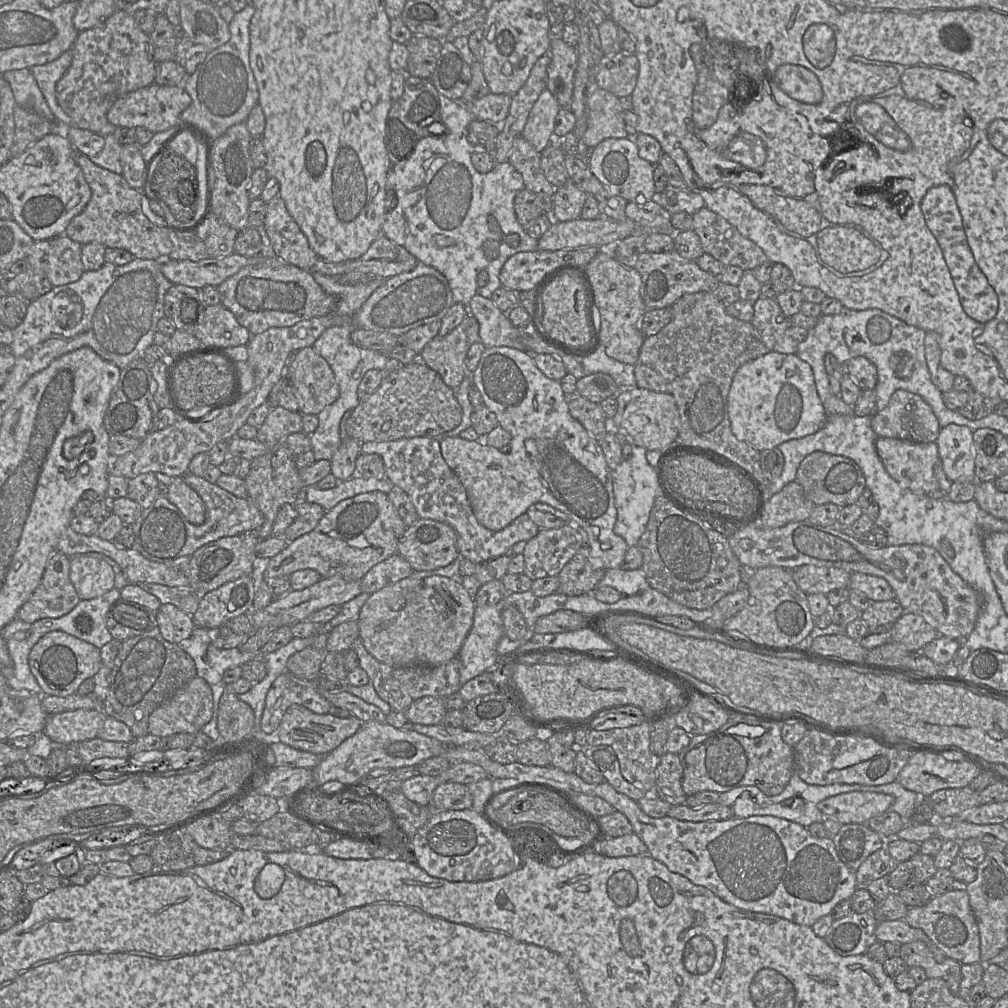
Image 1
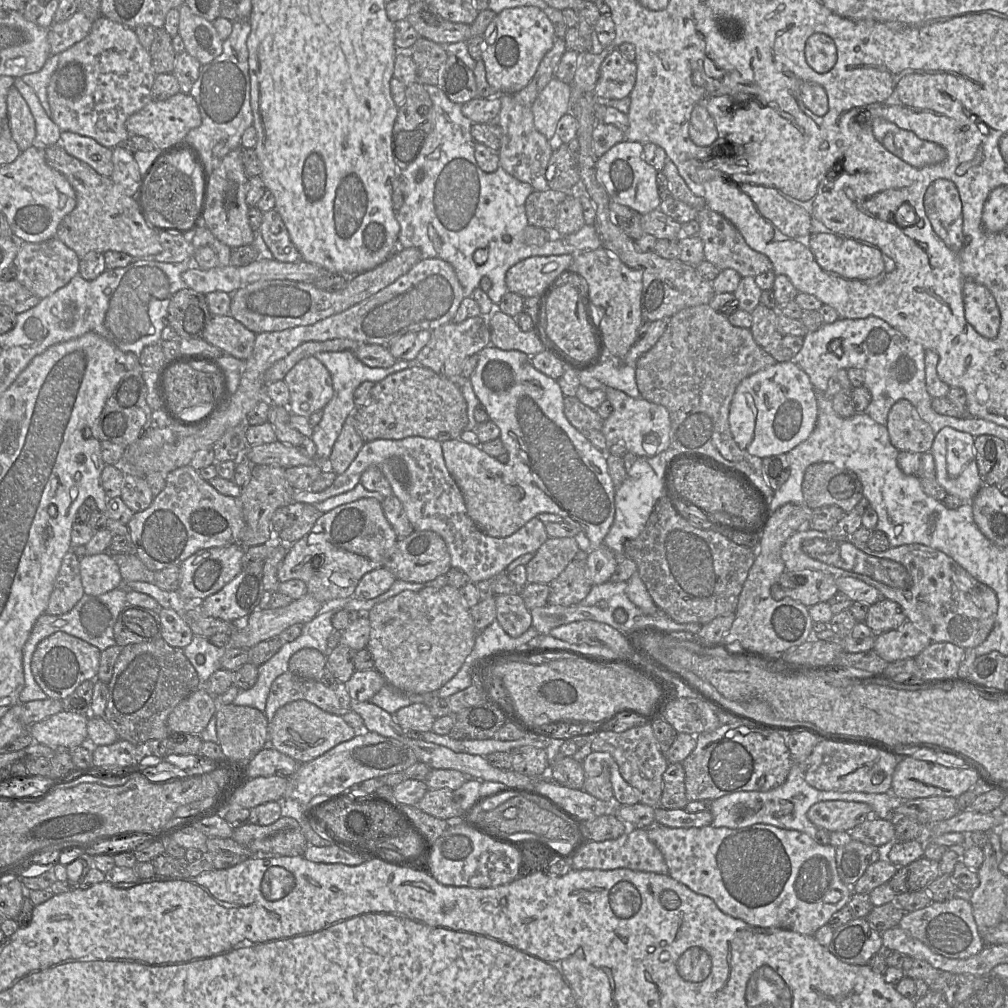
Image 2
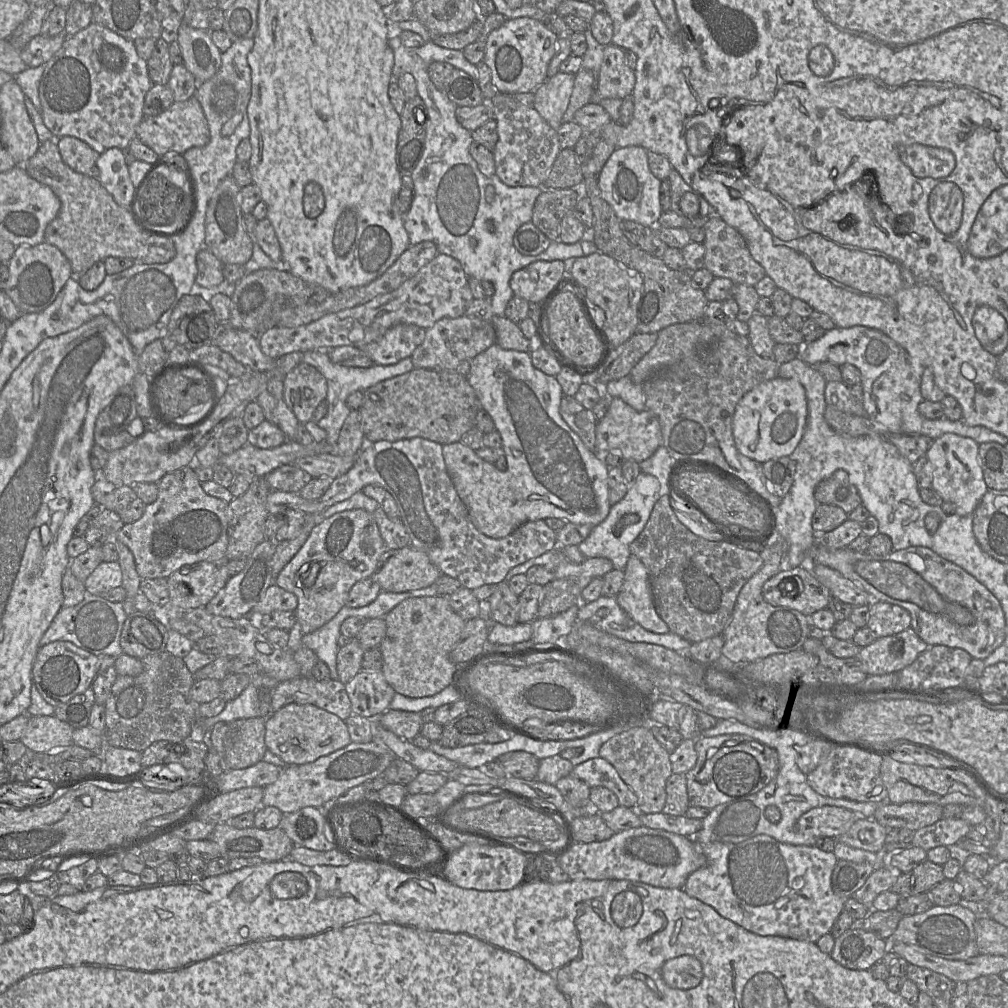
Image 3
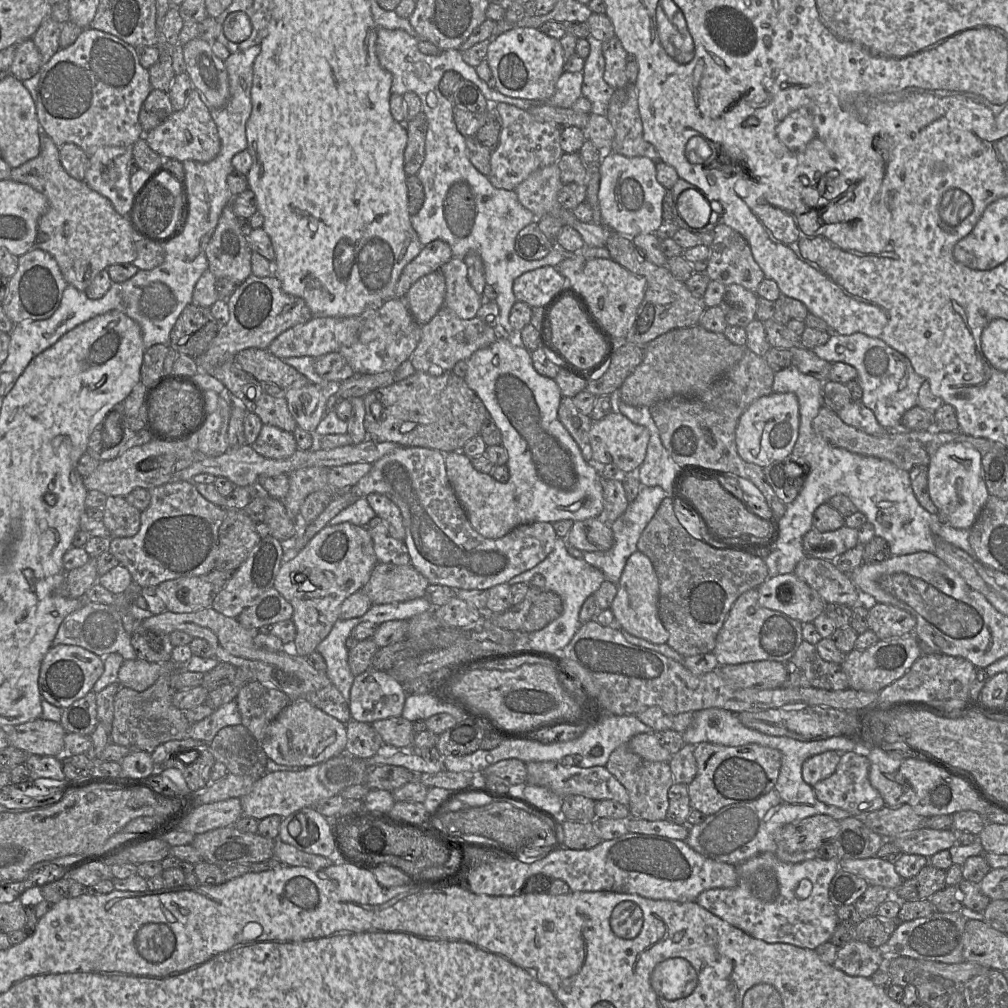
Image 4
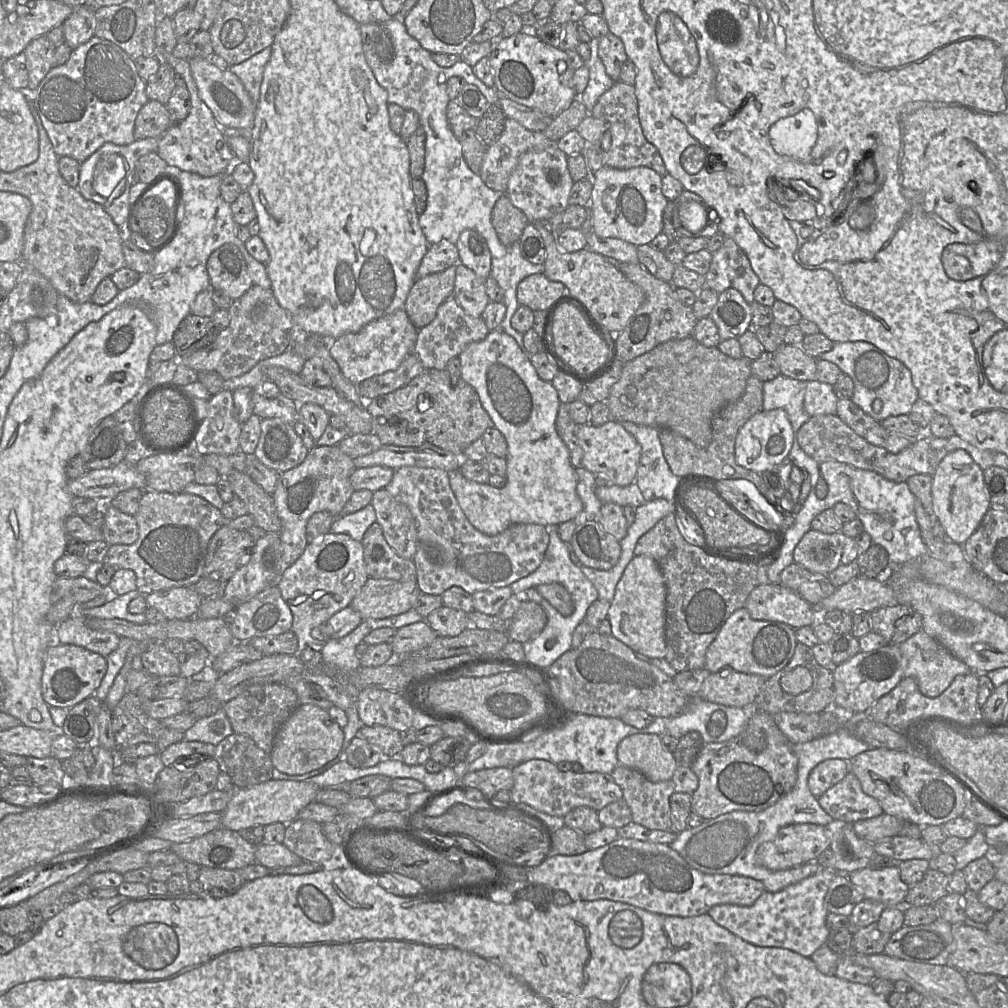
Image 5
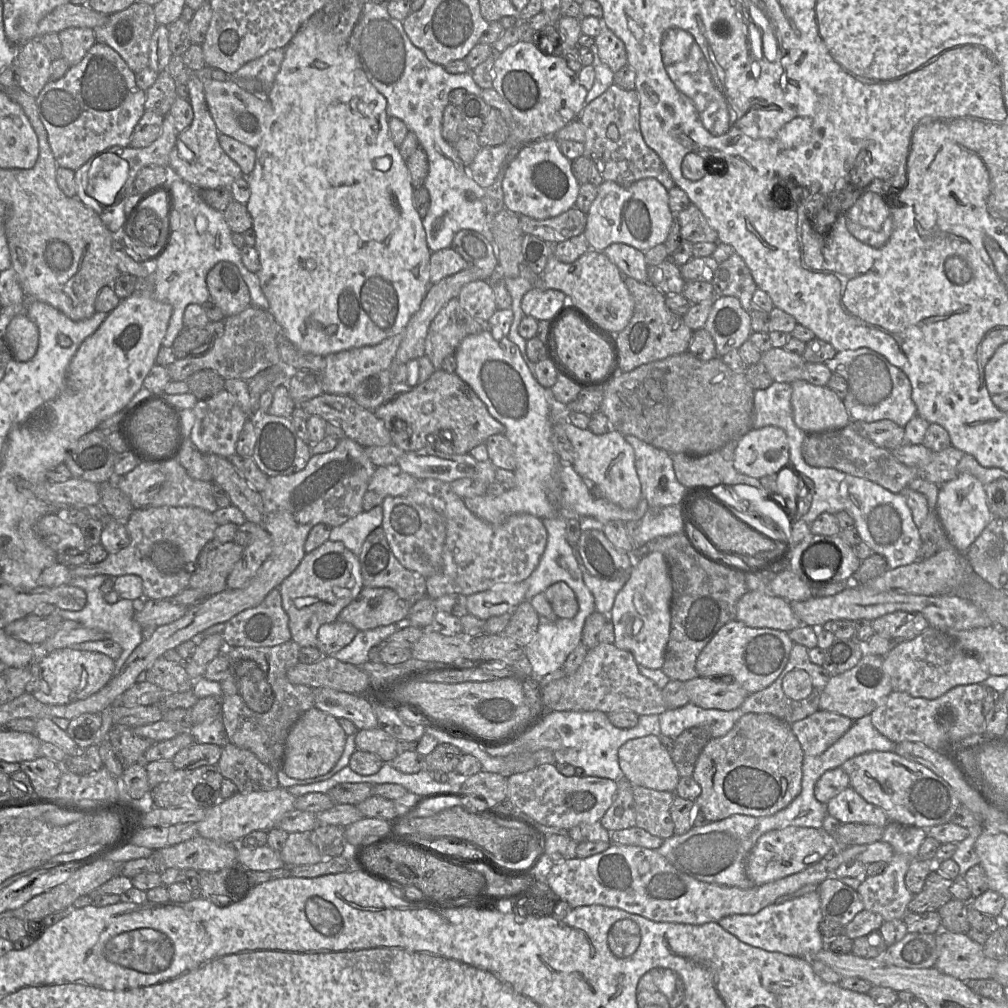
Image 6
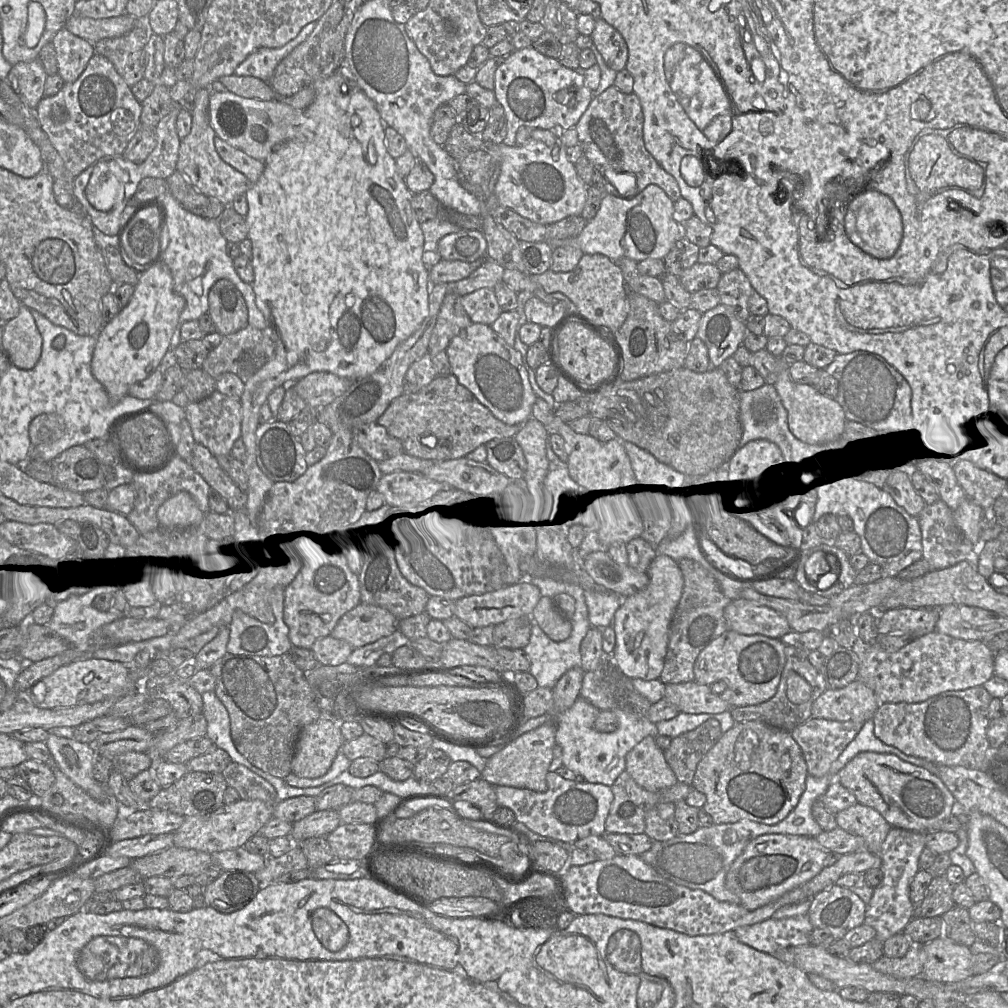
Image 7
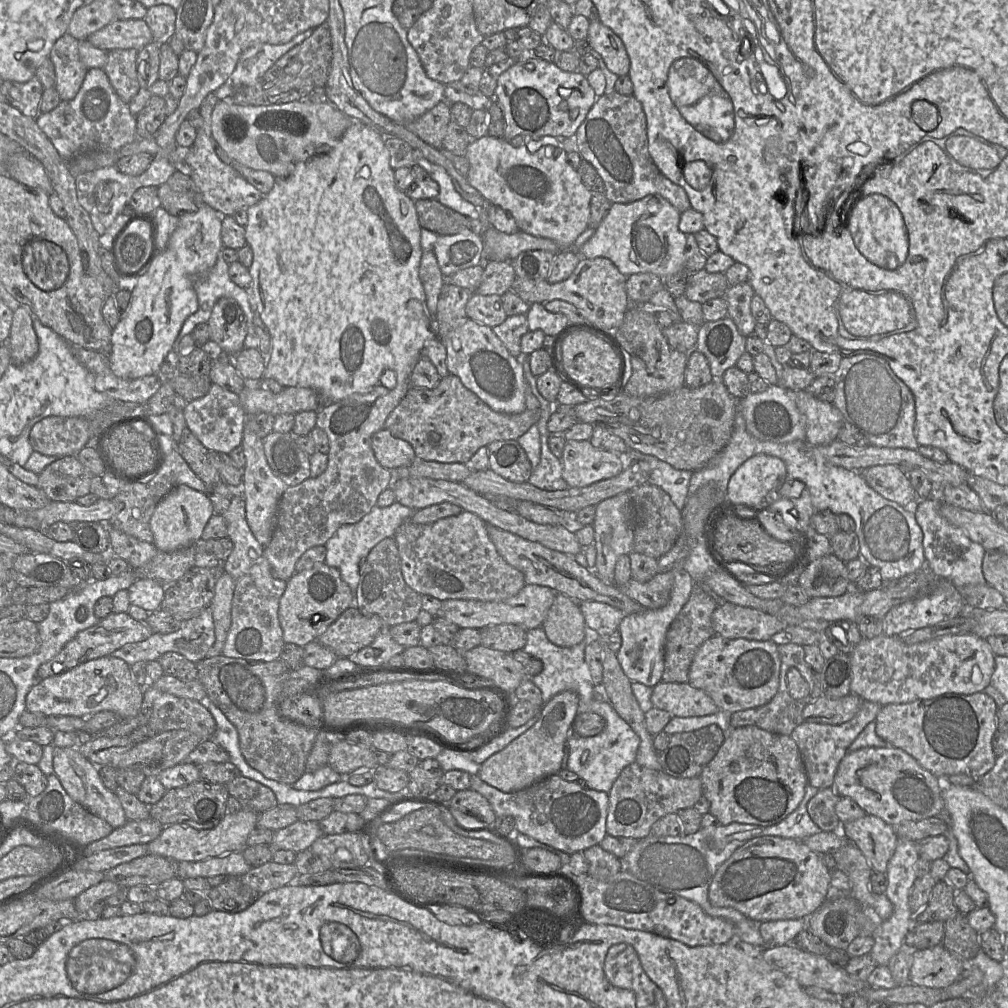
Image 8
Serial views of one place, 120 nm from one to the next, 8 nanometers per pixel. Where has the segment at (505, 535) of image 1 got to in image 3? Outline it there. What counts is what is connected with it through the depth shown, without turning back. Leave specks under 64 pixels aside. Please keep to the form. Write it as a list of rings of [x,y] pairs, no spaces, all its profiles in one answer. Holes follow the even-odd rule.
[[[420,437],[366,443],[352,468],[335,478],[319,499],[307,500],[299,493],[271,491],[266,507],[269,515],[283,515],[288,509],[318,514],[362,491],[367,485],[381,486],[392,495],[410,536],[410,545],[426,553],[442,574],[459,580],[463,587],[471,590],[484,584],[502,582],[511,568],[550,551],[556,544],[556,532],[544,520],[525,522],[506,537],[498,539],[479,532],[447,473],[443,445]]]

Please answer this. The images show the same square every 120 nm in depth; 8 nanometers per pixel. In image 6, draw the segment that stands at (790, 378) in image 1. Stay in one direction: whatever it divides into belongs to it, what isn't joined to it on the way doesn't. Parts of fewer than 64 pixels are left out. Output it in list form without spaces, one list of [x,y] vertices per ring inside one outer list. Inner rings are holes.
[[[777,426],[751,428],[737,442],[734,467],[744,475],[760,479],[790,466],[787,435]]]

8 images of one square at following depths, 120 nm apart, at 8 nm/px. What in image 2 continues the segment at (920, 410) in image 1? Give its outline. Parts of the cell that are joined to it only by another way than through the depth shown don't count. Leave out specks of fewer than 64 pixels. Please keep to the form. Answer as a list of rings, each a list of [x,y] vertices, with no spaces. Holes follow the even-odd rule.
[[[906,399],[893,404],[888,413],[886,428],[892,445],[899,451],[930,452],[936,435]]]

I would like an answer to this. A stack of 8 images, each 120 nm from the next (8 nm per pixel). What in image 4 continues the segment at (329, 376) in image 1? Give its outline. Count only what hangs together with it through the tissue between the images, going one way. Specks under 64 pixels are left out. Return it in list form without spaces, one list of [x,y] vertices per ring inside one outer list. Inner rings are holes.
[[[309,382],[302,387],[285,390],[284,398],[297,426],[315,434],[326,411],[326,397],[322,390]]]

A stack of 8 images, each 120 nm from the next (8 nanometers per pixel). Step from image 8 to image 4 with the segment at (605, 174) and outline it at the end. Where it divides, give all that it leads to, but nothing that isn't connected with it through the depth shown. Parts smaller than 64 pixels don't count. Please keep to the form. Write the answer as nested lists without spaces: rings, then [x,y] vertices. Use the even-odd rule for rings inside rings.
[[[628,83],[614,91],[606,117],[615,131],[612,152],[626,157],[647,157],[654,162],[659,160],[655,147],[643,138],[643,126],[634,84]]]

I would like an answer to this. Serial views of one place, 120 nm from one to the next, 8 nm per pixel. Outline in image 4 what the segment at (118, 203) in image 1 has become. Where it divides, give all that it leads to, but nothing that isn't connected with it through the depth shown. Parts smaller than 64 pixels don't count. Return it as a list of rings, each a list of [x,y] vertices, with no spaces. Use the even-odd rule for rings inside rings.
[[[40,126],[40,152],[38,156],[35,158],[25,162],[24,164],[18,166],[17,168],[12,168],[9,179],[27,184],[33,187],[35,190],[44,194],[48,200],[48,209],[47,211],[39,218],[38,227],[37,227],[37,235],[35,239],[34,247],[42,249],[48,252],[58,263],[59,268],[62,272],[64,279],[66,280],[68,285],[72,285],[80,291],[85,291],[86,288],[91,284],[95,276],[102,270],[107,269],[109,266],[113,264],[125,264],[132,263],[136,259],[136,250],[134,245],[134,230],[127,218],[127,216],[120,215],[109,199],[102,196],[98,192],[91,189],[84,180],[76,180],[71,177],[63,168],[60,158],[59,158],[59,147],[53,142],[53,140],[45,133],[43,128]]]

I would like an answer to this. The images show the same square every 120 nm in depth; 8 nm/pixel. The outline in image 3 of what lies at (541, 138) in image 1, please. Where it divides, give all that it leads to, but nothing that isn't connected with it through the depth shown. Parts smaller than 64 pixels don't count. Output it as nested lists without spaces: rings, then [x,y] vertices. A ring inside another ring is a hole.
[[[558,72],[534,91],[534,109],[554,130],[563,124],[574,81],[575,75]]]

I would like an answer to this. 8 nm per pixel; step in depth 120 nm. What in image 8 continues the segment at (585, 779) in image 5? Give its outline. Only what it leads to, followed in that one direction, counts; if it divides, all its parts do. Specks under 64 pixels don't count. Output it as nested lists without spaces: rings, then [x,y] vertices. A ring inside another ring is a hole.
[[[558,774],[542,779],[523,790],[510,793],[504,793],[488,785],[479,775],[471,775],[470,789],[488,800],[496,817],[513,817],[517,832],[569,855],[599,845],[607,835],[608,793],[582,788],[577,782],[568,782]]]

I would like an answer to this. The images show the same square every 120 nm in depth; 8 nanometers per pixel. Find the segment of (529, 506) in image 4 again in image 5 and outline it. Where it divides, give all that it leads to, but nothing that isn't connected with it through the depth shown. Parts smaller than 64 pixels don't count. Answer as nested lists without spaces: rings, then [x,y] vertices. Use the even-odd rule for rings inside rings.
[[[495,330],[488,333],[488,335],[477,342],[469,344],[458,356],[461,364],[461,379],[468,383],[478,394],[483,408],[486,410],[494,427],[497,428],[505,437],[507,442],[507,456],[506,456],[506,485],[502,488],[496,488],[489,483],[477,483],[466,479],[460,470],[452,470],[448,472],[450,487],[455,494],[455,497],[466,515],[469,522],[481,533],[488,536],[495,536],[502,533],[512,525],[516,524],[540,524],[540,525],[560,525],[568,520],[575,519],[583,511],[583,503],[577,494],[577,474],[576,468],[573,467],[570,461],[570,453],[556,431],[556,417],[558,414],[560,400],[558,393],[551,382],[543,381],[539,378],[530,361],[530,355],[523,352],[514,338],[503,332],[502,330]]]

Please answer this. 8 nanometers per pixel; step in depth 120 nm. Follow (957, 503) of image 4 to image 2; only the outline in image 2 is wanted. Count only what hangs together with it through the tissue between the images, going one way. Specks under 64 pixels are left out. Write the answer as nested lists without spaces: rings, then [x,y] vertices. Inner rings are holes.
[[[943,427],[936,435],[931,447],[936,477],[947,494],[960,498],[964,503],[971,502],[983,483],[980,479],[974,450],[974,436],[951,427]]]

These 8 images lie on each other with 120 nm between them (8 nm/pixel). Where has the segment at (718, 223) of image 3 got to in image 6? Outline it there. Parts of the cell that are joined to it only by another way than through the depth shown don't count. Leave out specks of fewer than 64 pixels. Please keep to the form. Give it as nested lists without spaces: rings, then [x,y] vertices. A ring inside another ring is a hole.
[[[737,253],[719,263],[711,283],[717,297],[736,297],[748,312],[753,307],[752,297],[758,287],[745,261]]]

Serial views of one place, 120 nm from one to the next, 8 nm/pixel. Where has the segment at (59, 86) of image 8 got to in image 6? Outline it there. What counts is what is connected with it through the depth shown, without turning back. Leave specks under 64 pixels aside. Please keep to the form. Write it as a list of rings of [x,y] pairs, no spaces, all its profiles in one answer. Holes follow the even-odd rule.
[[[67,28],[60,31],[58,35],[62,44],[61,57],[70,67],[78,64],[96,43],[94,29],[92,28]]]

